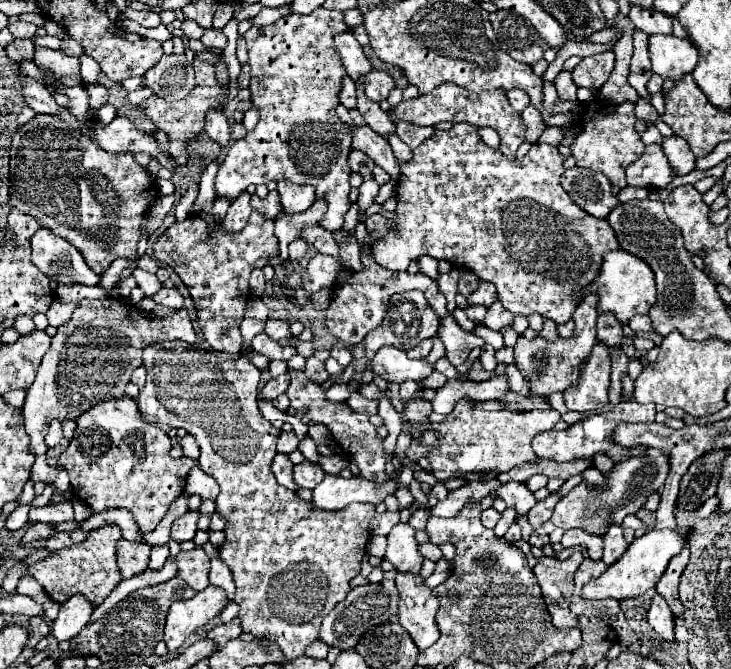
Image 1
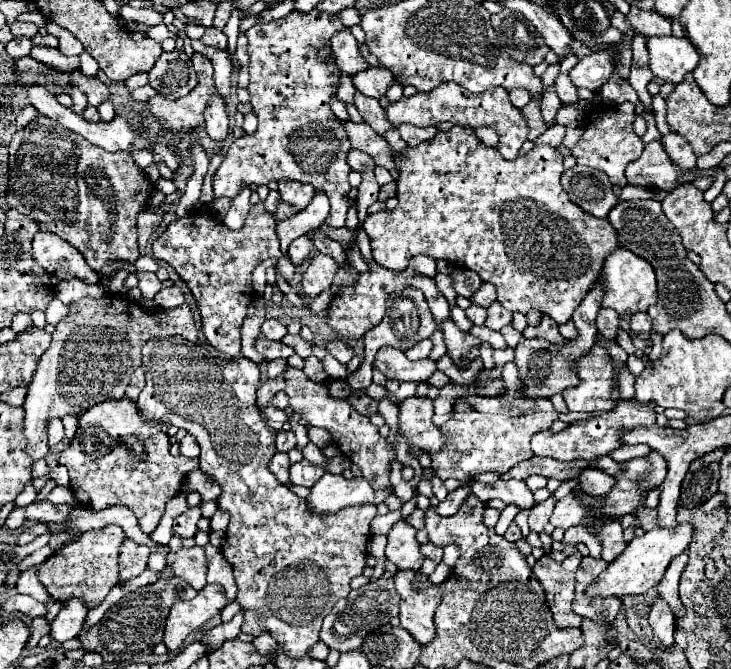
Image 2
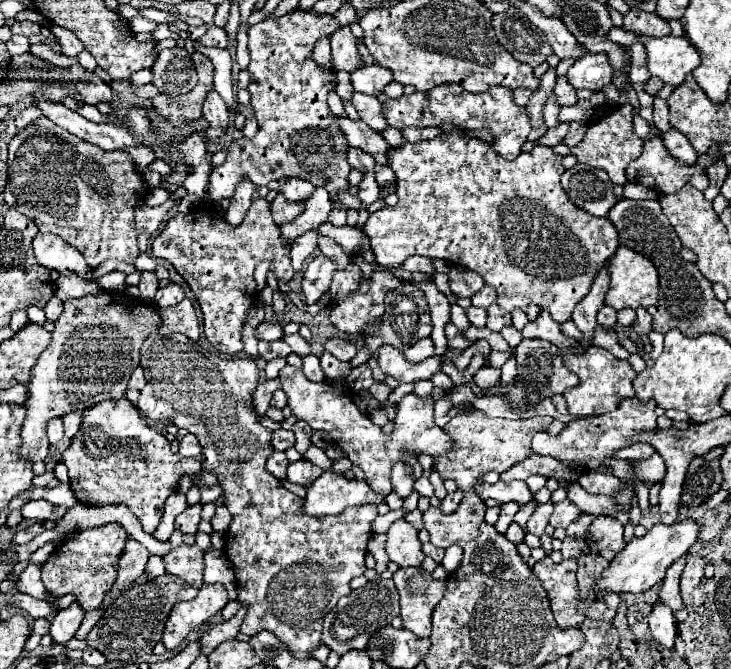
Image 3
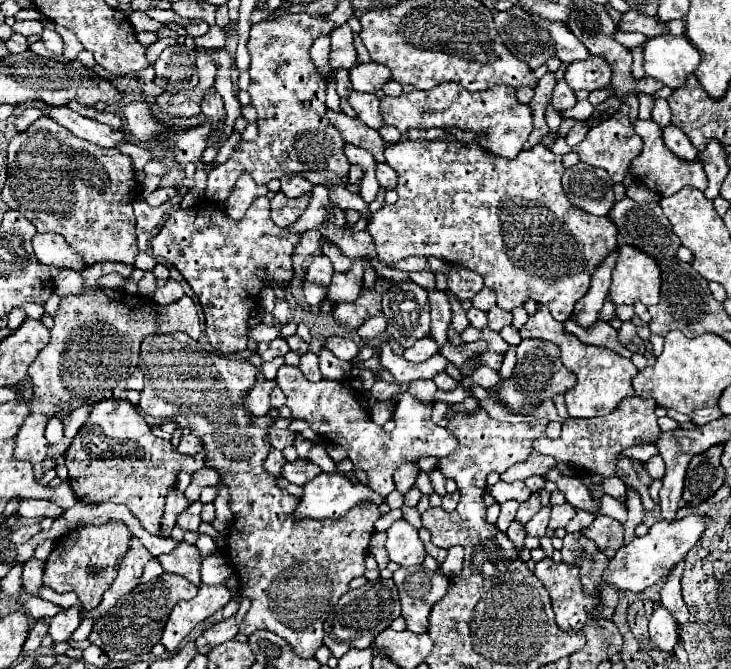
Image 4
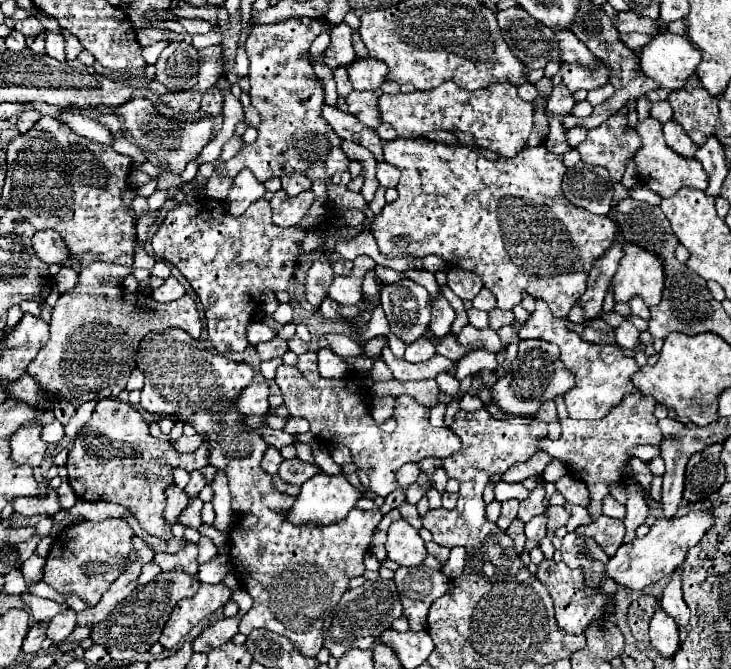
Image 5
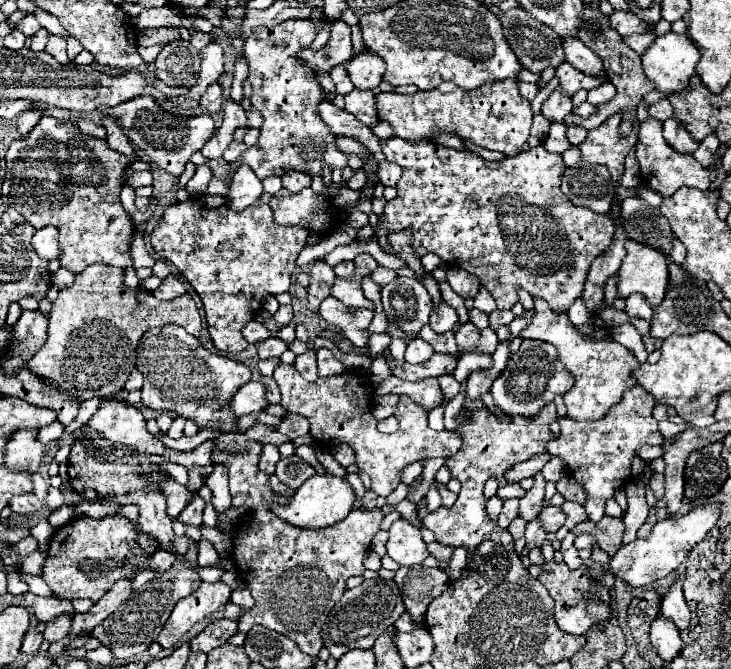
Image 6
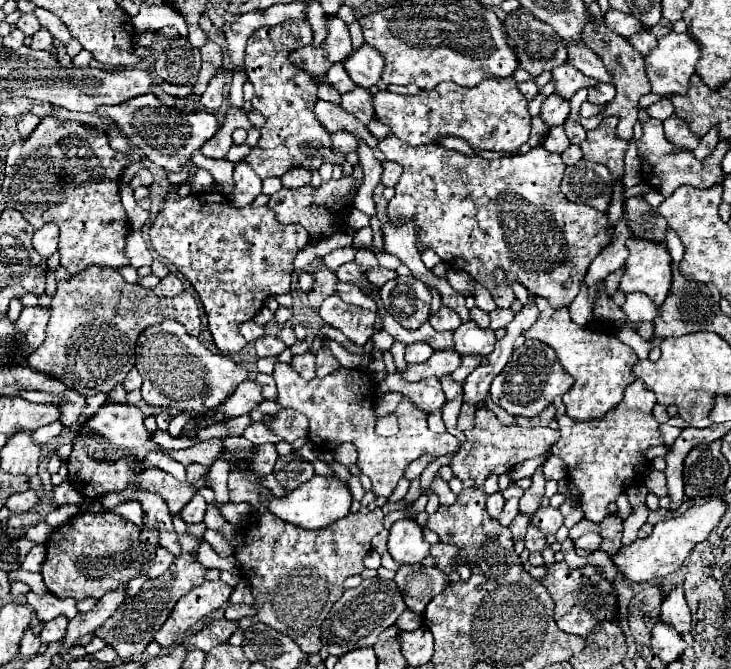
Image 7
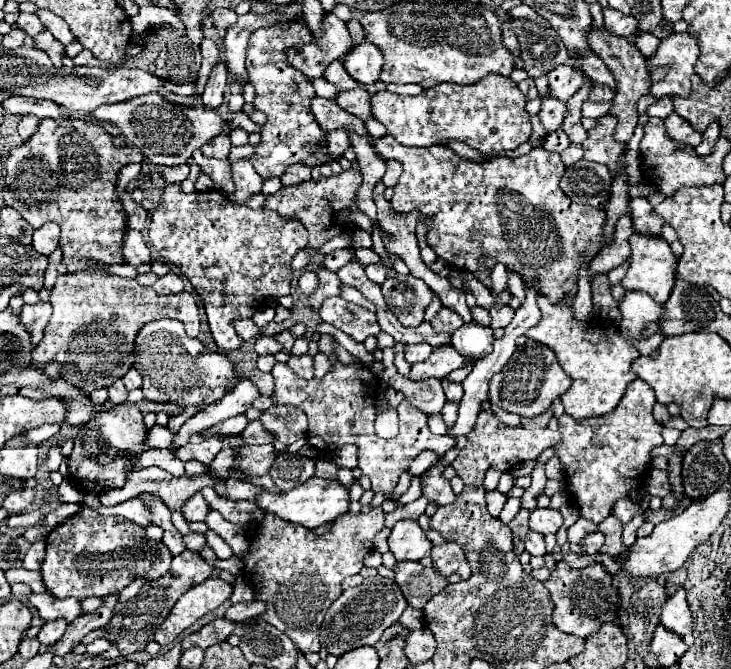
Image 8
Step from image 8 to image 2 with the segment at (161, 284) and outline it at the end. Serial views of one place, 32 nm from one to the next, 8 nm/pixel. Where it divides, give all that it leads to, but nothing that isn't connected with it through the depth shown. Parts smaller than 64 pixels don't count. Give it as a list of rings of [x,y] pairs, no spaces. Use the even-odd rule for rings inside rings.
[[[166,286],[154,296],[154,302],[160,308],[176,308],[176,306],[184,304],[184,294],[180,292],[178,286]]]

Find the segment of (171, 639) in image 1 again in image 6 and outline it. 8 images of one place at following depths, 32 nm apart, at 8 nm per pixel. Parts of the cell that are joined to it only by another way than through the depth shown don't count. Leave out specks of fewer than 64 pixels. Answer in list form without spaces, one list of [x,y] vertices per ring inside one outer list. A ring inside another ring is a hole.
[[[202,582],[194,594],[182,598],[174,606],[168,622],[164,624],[158,636],[162,648],[174,648],[196,622],[200,622],[204,616],[224,606],[230,600],[230,594],[232,590],[224,582],[216,582],[216,584]]]

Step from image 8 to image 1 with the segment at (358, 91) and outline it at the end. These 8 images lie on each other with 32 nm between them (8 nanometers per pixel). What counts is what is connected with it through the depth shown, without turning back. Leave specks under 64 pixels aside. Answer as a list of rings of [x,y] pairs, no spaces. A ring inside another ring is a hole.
[[[364,92],[358,94],[358,110],[360,110],[360,114],[364,116],[366,124],[368,124],[374,132],[378,132],[380,136],[388,136],[388,134],[396,132],[396,126],[394,126],[394,122],[390,120],[390,116],[380,108],[378,102],[368,100],[368,98],[364,96]]]

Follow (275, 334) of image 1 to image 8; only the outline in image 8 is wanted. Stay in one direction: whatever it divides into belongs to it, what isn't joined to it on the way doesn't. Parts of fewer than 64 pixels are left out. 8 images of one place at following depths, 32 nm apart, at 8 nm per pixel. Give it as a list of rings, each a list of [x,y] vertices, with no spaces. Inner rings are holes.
[[[238,320],[238,322],[234,324],[234,328],[236,328],[236,332],[238,332],[238,336],[240,336],[242,340],[252,340],[254,336],[262,334],[262,328],[258,328],[252,320]]]

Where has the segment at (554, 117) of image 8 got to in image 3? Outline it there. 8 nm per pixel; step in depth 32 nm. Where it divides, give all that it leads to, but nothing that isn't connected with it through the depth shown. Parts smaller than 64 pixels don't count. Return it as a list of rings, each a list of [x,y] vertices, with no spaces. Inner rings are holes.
[[[558,76],[556,86],[554,86],[554,94],[558,96],[558,104],[560,106],[572,106],[572,104],[578,102],[576,90],[572,88],[572,84],[568,84],[566,76]]]

